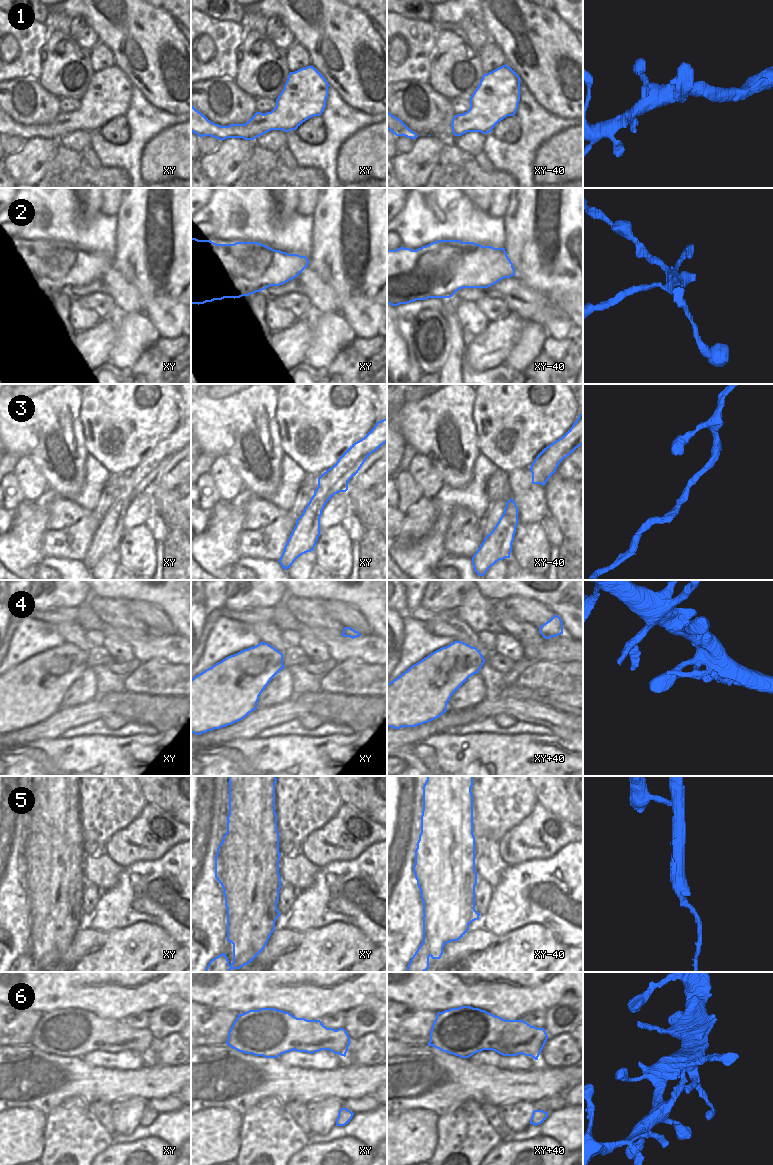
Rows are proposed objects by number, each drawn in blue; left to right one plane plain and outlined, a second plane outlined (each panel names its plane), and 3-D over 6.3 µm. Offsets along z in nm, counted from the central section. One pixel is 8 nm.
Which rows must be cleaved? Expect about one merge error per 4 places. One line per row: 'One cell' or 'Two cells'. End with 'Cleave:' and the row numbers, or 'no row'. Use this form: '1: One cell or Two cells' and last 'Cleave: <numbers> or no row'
1: One cell
2: Two cells
3: One cell
4: Two cells
5: Two cells
6: One cell
Cleave: 2, 4, 5

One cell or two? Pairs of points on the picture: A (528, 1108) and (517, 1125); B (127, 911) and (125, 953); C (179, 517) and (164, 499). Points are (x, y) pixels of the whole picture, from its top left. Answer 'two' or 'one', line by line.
A: one
B: two
C: one

